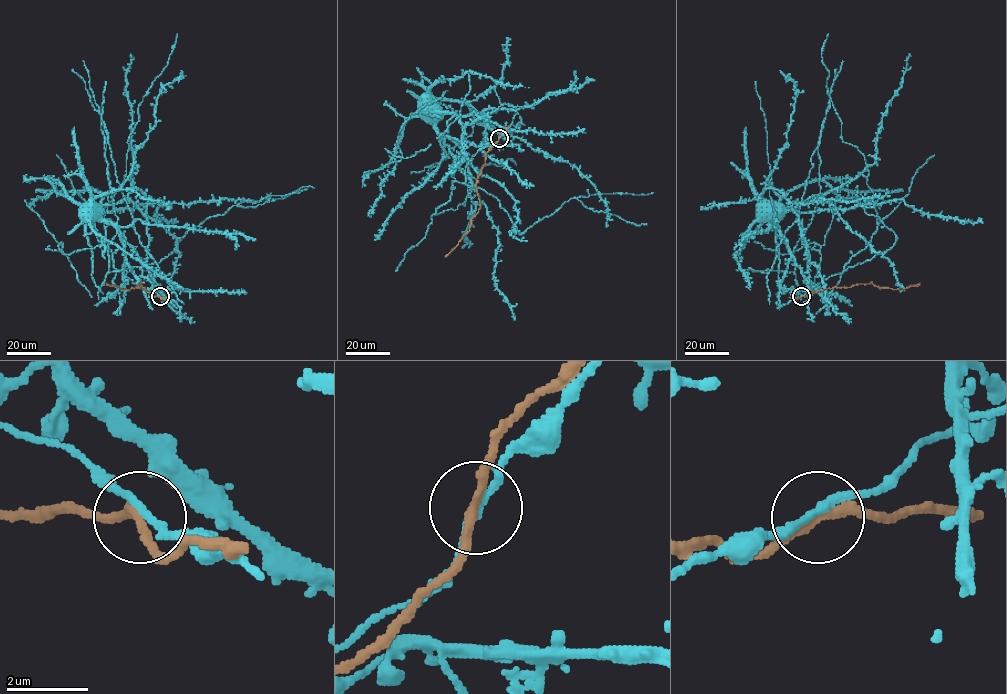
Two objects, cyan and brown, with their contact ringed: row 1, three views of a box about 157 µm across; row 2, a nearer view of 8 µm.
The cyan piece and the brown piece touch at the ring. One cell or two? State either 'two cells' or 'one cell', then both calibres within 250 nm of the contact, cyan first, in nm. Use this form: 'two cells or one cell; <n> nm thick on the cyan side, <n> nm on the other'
two cells; 190 nm thick on the cyan side, 220 nm on the other

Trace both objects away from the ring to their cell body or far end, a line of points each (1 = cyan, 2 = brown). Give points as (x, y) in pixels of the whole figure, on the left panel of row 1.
1: (160, 296), (133, 283), (126, 271), (119, 270), (112, 282), (120, 301), (125, 241), (97, 208), (86, 206)
2: (160, 296), (152, 296), (145, 288), (137, 287), (141, 282), (130, 289), (106, 283)

